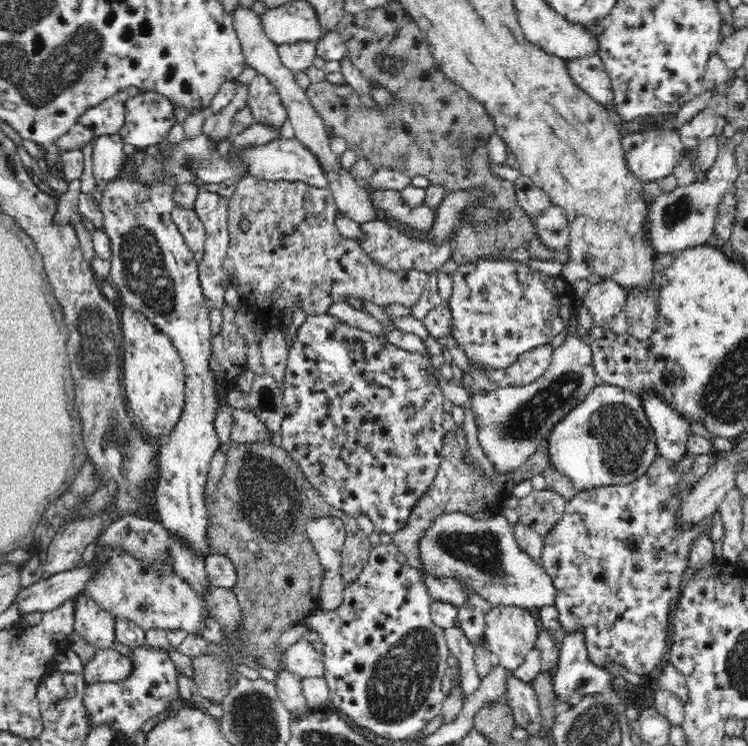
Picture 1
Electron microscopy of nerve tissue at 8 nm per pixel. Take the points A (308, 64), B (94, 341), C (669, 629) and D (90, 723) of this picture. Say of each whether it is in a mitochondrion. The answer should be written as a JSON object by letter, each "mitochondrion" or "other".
{"A":"other","B":"mitochondrion","C":"other","D":"other"}

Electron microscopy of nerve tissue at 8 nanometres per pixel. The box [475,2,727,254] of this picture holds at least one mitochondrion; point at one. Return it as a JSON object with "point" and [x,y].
{"point":[683,206]}

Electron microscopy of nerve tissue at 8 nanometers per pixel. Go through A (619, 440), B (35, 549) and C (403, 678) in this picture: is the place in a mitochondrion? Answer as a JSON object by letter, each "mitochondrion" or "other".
{"A":"mitochondrion","B":"other","C":"mitochondrion"}

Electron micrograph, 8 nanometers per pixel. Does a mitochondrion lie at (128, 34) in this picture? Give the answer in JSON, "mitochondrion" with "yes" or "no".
{"mitochondrion":"no"}

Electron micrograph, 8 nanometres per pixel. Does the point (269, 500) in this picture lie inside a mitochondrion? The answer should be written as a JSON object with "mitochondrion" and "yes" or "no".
{"mitochondrion":"yes"}

